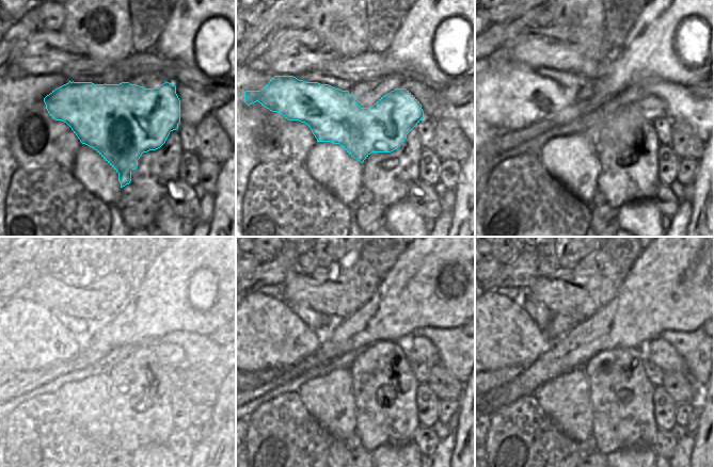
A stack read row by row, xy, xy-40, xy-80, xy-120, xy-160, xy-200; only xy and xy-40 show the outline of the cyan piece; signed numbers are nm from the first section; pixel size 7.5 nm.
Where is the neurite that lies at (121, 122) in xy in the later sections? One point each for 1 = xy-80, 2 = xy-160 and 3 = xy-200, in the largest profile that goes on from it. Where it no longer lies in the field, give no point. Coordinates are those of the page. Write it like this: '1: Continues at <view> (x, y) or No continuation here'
1: Continues at xy-80 (511, 96)
2: Continues at xy-160 (262, 332)
3: Continues at xy-200 (496, 332).

